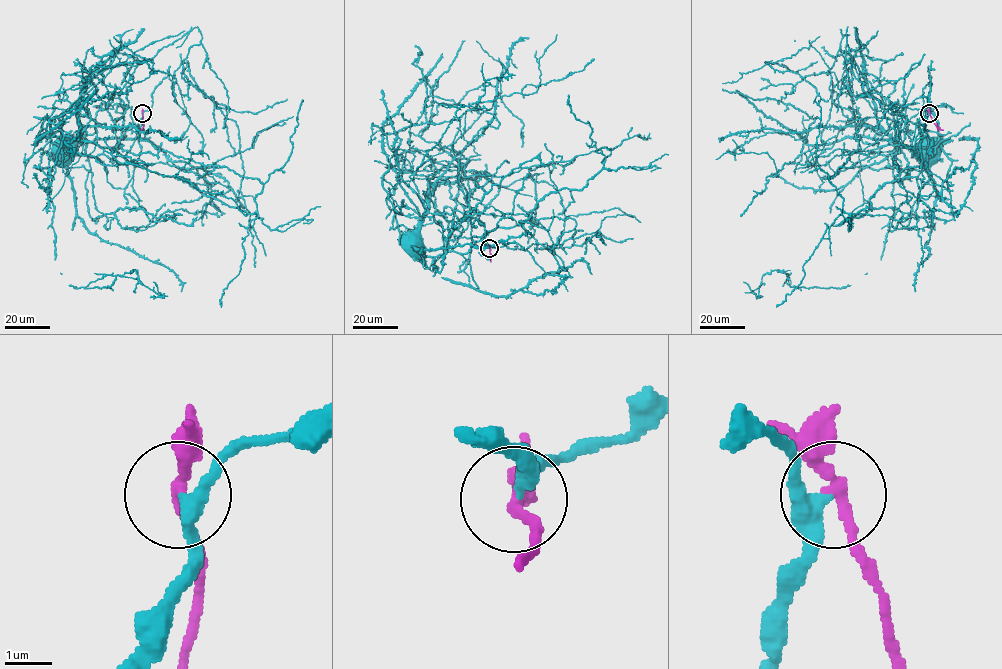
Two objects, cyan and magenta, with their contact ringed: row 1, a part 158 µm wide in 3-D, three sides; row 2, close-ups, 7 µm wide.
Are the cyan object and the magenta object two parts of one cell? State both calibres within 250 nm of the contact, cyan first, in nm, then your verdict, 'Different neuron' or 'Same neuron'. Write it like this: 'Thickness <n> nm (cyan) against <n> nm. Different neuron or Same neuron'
Thickness 260 nm (cyan) against 240 nm. Different neuron

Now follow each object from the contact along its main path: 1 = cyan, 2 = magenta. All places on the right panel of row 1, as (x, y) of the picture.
1: (929, 113), (924, 167), (845, 69), (854, 117), (808, 147), (915, 152)
2: (929, 113), (934, 124), (943, 130)

